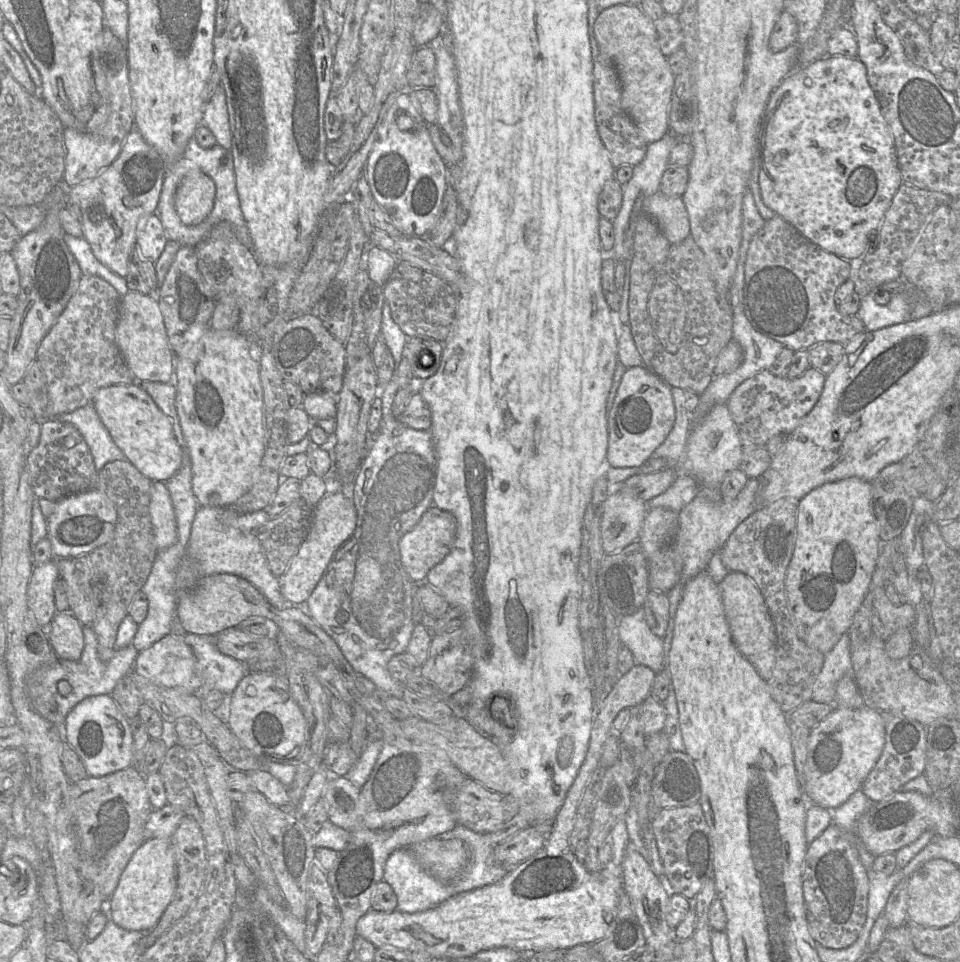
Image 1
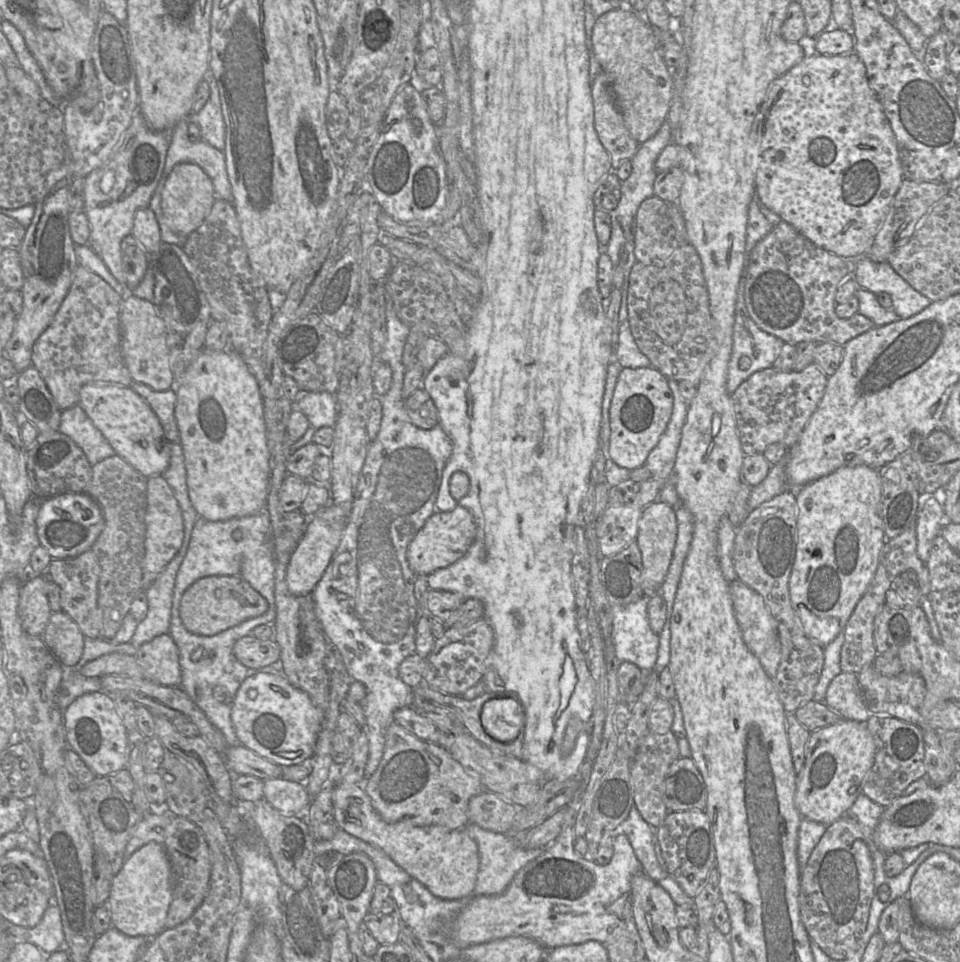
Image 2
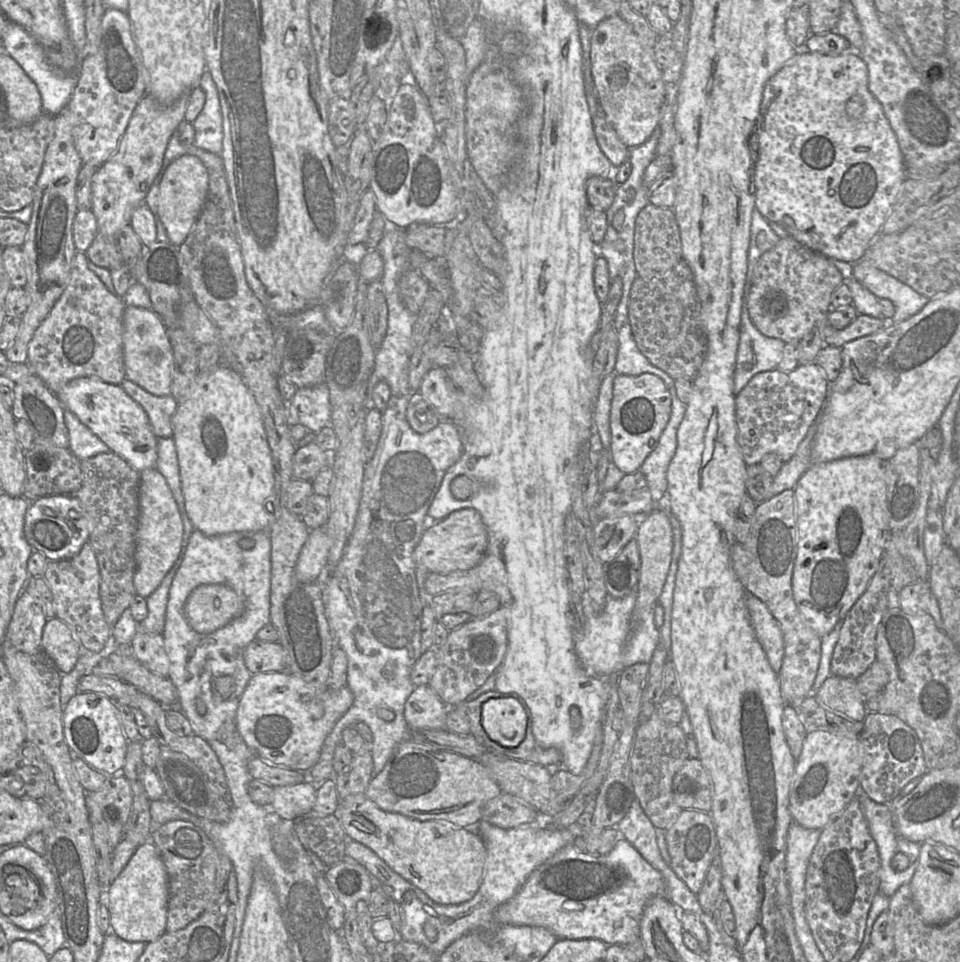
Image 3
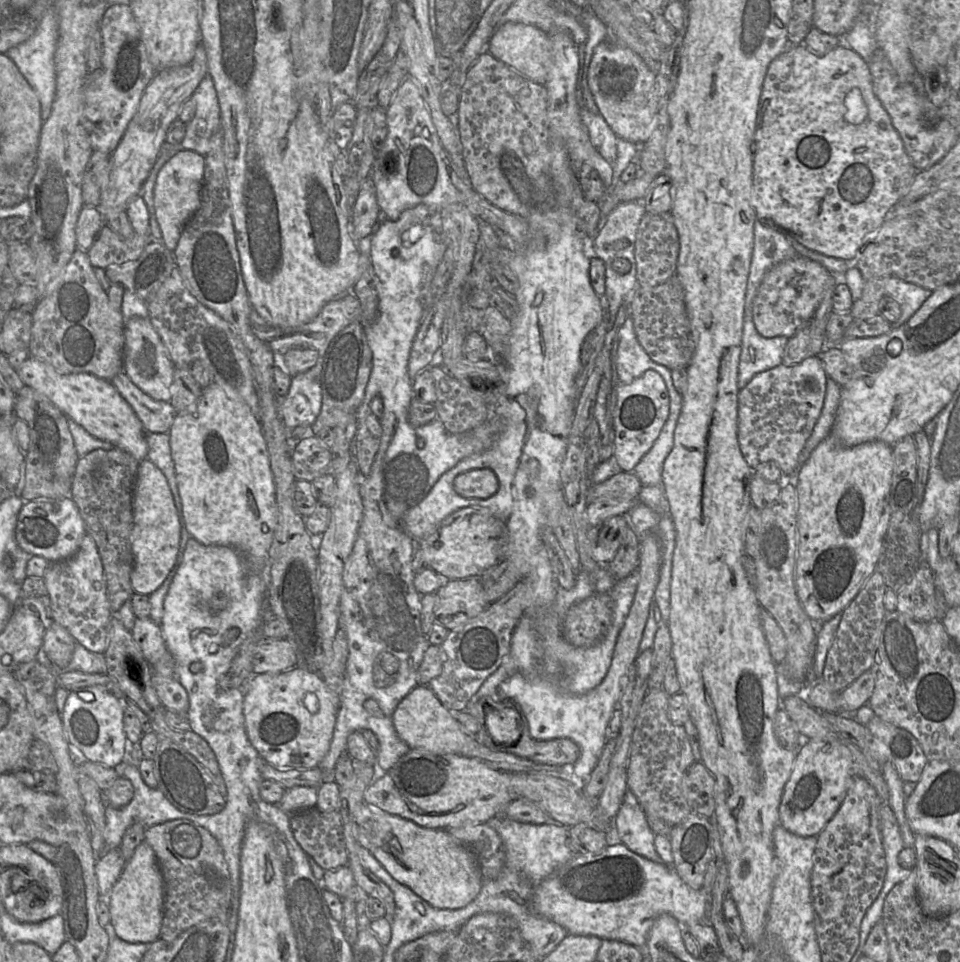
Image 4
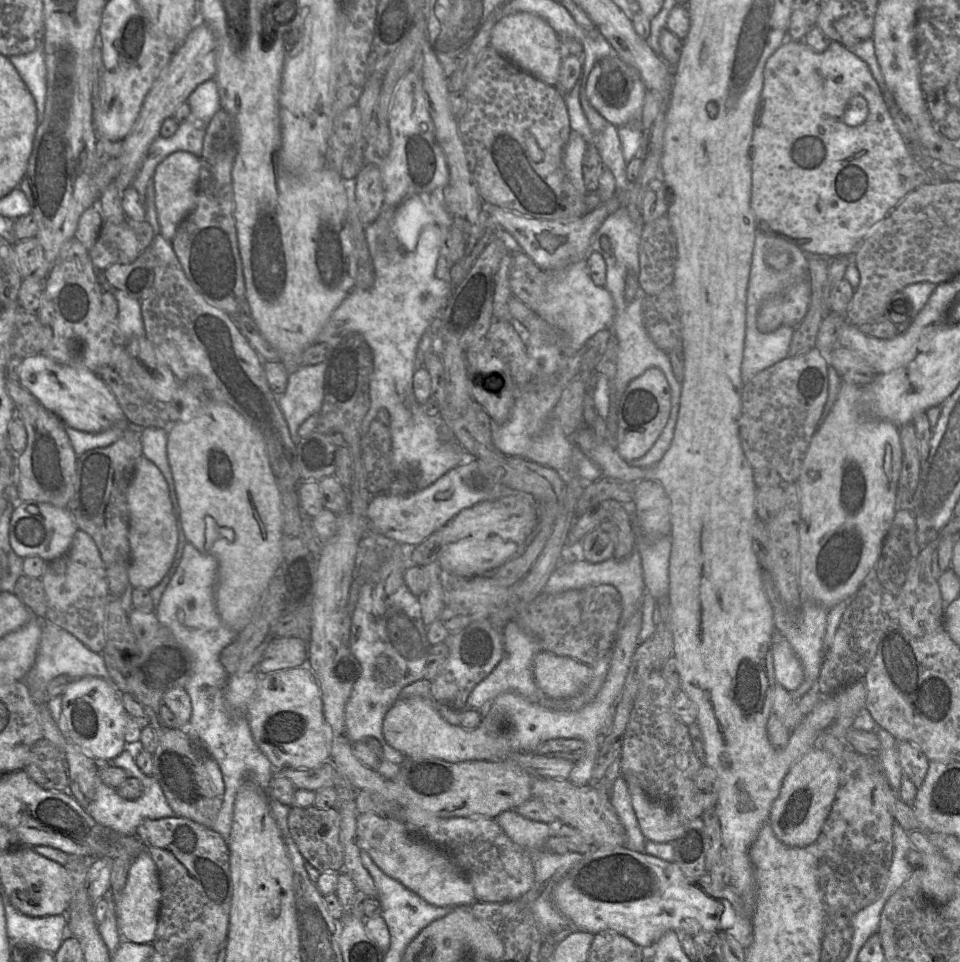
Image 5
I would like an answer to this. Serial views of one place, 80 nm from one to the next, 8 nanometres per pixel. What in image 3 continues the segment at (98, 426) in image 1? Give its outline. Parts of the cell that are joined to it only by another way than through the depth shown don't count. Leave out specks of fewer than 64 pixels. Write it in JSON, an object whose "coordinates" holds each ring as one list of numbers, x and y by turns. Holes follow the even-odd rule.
{"coordinates":[[67,409,64,411,64,421,69,433,69,448,78,459,84,460,99,453,111,452,98,436]]}

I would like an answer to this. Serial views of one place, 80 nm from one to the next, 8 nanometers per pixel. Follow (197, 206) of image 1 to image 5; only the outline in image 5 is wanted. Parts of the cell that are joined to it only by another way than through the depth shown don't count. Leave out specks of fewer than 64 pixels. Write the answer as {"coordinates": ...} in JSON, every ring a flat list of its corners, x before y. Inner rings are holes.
{"coordinates":[[177,151,165,158,155,169,153,183,160,234,172,242,180,223,192,212,197,199,200,158,187,151]]}

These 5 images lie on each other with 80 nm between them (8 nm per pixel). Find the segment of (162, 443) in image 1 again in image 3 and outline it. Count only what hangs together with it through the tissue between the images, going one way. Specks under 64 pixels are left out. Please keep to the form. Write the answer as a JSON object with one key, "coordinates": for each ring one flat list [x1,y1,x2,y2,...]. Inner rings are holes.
{"coordinates":[[79,377,67,383,57,394,65,409,74,413,79,420,98,436,110,449,126,460,139,473,155,468,158,457,158,437,153,433,147,413,118,384,110,384,98,377]]}

